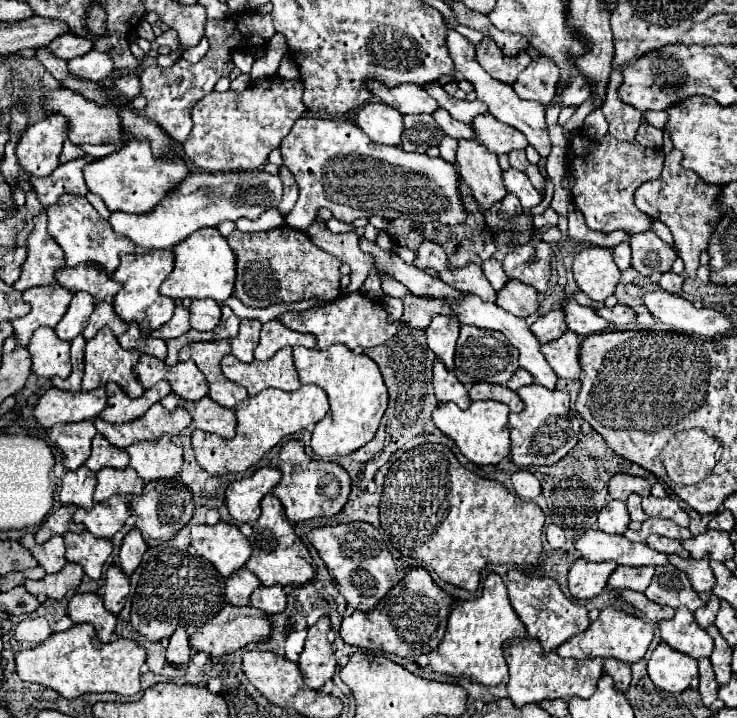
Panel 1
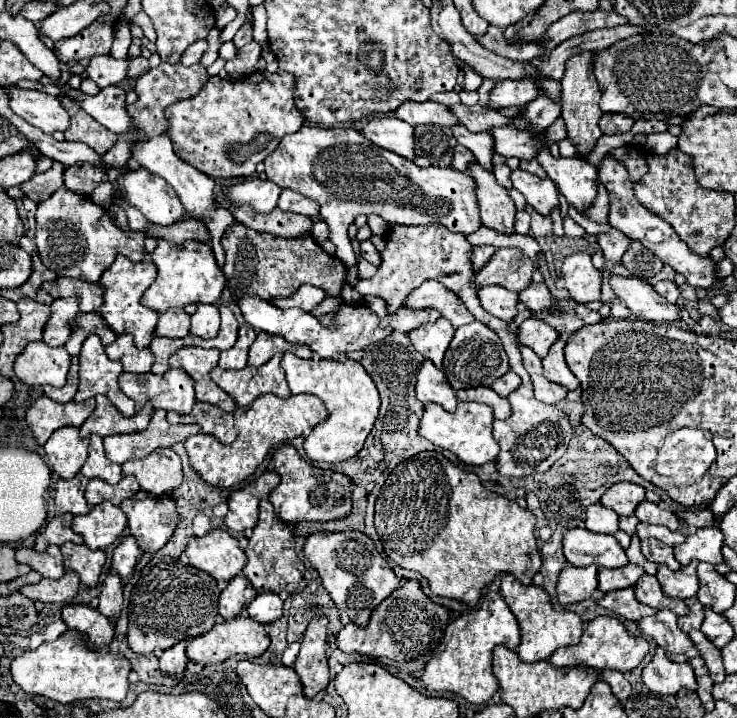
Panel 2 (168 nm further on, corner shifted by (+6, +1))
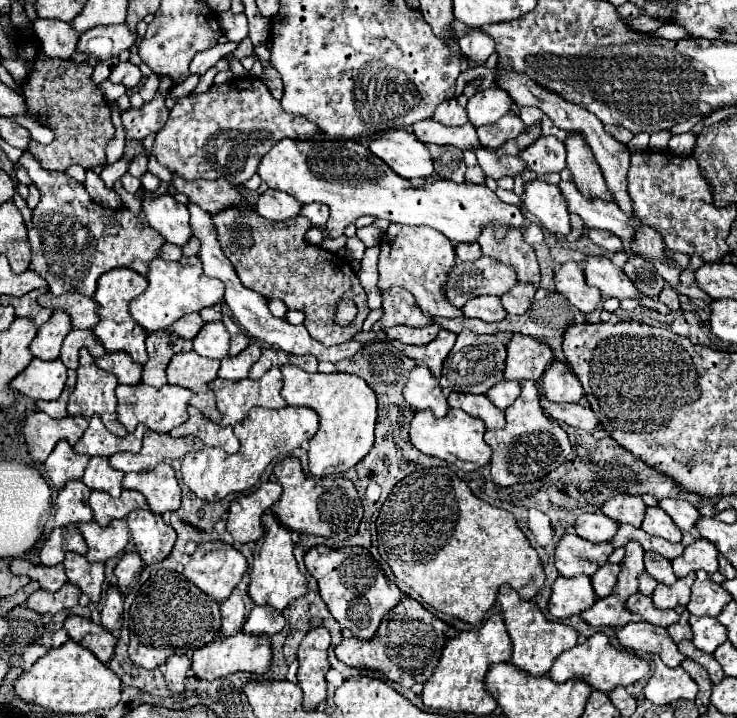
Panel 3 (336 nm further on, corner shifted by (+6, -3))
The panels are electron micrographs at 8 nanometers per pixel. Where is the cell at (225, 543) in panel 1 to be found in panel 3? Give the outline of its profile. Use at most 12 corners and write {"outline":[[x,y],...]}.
{"outline":[[200,543],[184,575],[220,603],[242,581],[246,557]]}

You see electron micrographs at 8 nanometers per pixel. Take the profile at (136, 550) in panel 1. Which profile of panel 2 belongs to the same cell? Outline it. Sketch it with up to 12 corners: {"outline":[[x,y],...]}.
{"outline":[[124,537],[112,567],[126,581],[144,553],[134,537]]}

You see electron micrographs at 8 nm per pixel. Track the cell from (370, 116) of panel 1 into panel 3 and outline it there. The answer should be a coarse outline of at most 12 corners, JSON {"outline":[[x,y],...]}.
{"outline":[[408,129],[380,133],[370,151],[406,179],[434,171]]}

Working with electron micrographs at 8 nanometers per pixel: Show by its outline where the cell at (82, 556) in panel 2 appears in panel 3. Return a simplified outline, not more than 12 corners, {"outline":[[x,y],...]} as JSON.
{"outline":[[66,553],[68,581],[92,603],[100,601],[104,563]]}

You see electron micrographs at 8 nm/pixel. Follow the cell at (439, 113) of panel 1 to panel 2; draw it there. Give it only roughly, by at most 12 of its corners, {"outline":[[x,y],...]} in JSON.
{"outline":[[462,125],[452,127],[460,145],[476,155],[488,171],[492,165],[494,139],[490,133],[470,133]]}

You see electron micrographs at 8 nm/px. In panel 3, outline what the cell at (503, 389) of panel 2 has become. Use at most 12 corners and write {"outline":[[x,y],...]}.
{"outline":[[500,381],[486,393],[498,407],[510,407],[520,395],[520,383]]}

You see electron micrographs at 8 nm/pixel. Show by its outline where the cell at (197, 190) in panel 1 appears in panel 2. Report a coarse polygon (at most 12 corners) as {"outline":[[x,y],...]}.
{"outline":[[262,179],[228,187],[236,205],[250,203],[258,213],[278,205],[282,189]]}

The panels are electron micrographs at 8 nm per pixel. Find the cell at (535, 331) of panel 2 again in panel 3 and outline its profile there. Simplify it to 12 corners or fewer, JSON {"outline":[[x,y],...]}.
{"outline":[[514,335],[504,379],[536,381],[554,351],[546,341]]}

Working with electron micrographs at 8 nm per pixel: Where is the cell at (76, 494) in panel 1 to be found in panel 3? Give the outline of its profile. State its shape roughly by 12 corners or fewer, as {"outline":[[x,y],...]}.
{"outline":[[66,483],[56,497],[54,525],[92,521],[90,489]]}

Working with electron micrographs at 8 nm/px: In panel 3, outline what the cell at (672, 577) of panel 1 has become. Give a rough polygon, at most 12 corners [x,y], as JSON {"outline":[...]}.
{"outline":[[634,593],[626,609],[642,619],[668,627],[680,619],[676,611],[660,611],[652,597]]}

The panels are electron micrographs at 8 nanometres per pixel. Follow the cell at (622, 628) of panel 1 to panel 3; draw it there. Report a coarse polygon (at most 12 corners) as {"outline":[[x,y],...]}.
{"outline":[[606,633],[562,653],[548,675],[608,693],[650,673],[646,659]]}

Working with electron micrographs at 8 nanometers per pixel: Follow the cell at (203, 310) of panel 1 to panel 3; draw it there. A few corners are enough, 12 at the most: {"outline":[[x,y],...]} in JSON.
{"outline":[[220,321],[204,323],[194,337],[202,357],[224,359],[230,335]]}

